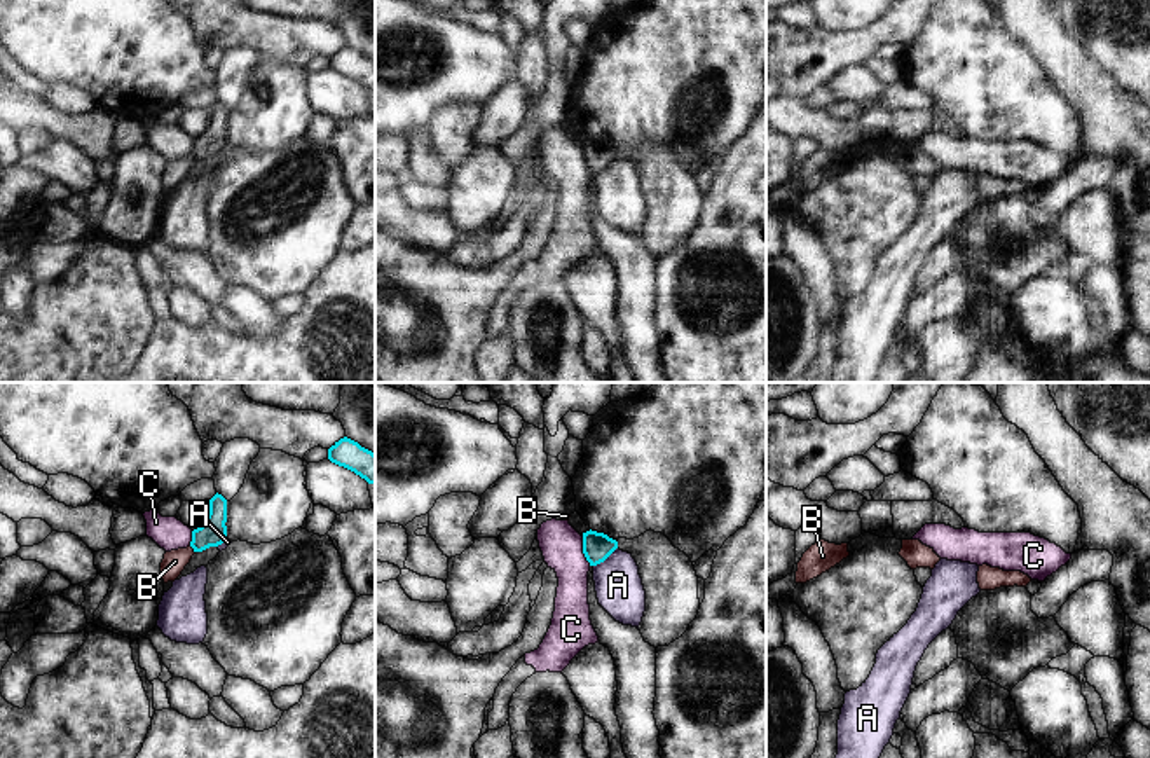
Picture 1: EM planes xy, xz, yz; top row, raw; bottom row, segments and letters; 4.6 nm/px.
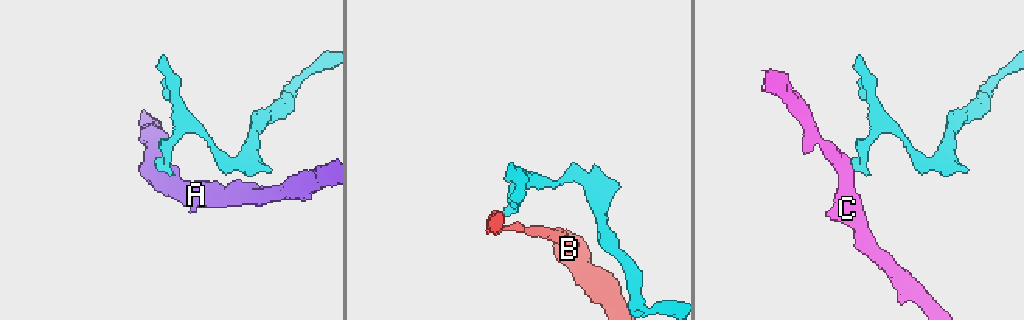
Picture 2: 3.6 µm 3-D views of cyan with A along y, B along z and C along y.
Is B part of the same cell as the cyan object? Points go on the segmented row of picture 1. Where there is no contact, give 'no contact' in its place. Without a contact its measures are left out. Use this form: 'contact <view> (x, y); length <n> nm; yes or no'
contact xy (192, 547); length 40 nm; no

